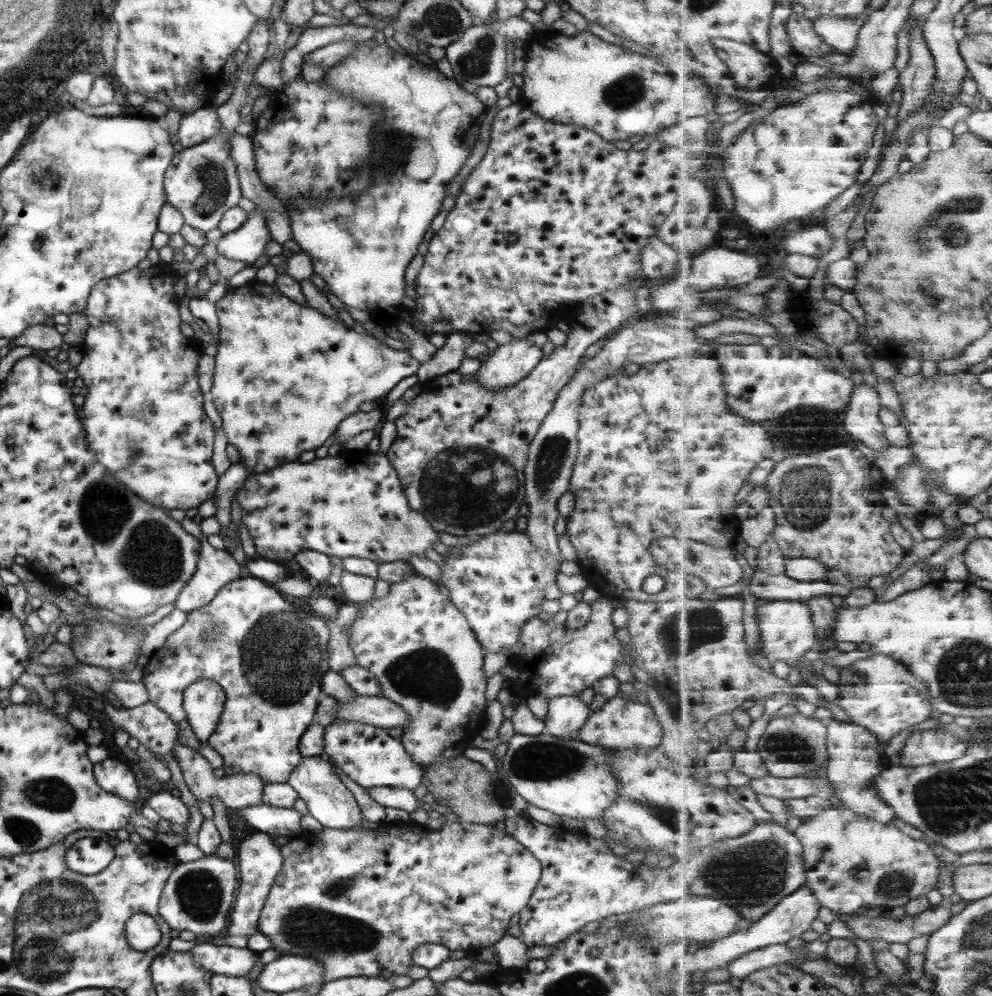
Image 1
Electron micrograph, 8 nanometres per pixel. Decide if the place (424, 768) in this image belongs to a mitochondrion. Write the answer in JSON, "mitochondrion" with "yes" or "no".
{"mitochondrion":"no"}

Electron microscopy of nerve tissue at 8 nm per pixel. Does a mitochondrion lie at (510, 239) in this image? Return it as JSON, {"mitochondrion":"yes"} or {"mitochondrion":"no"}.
{"mitochondrion":"no"}

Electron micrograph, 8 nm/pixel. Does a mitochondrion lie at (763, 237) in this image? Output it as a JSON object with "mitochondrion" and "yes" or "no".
{"mitochondrion":"no"}

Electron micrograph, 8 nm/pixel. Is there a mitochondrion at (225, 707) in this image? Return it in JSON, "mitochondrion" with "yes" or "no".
{"mitochondrion":"no"}

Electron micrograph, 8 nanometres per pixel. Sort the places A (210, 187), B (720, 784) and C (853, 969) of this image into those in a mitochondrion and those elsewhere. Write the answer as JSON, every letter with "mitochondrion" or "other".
{"A":"mitochondrion","B":"other","C":"other"}

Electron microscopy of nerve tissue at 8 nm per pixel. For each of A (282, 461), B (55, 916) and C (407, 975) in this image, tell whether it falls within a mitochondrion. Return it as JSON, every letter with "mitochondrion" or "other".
{"A":"other","B":"mitochondrion","C":"other"}

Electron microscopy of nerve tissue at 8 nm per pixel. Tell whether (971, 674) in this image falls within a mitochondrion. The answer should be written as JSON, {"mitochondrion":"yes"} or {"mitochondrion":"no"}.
{"mitochondrion":"yes"}

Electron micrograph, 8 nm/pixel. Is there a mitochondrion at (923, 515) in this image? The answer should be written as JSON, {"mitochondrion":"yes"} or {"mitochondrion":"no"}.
{"mitochondrion":"no"}

